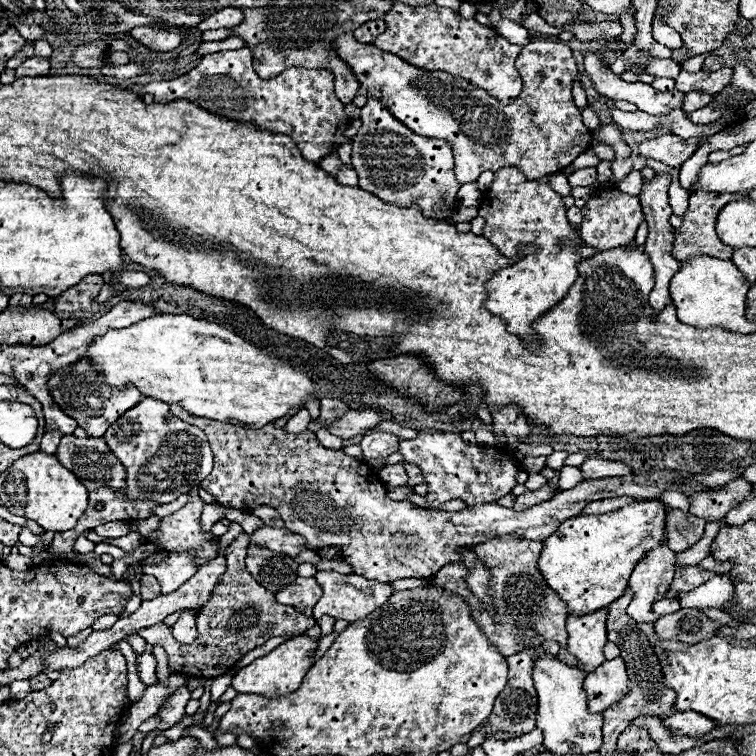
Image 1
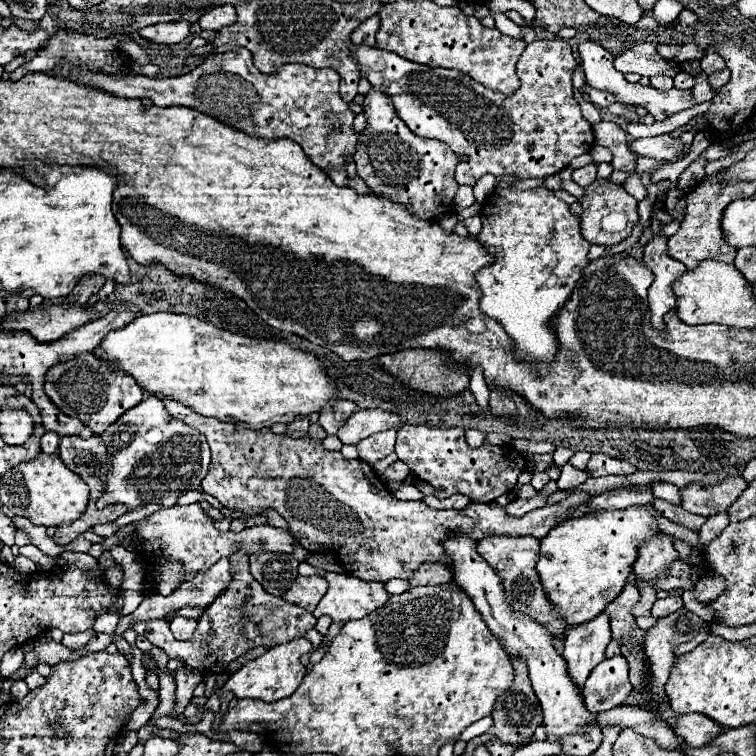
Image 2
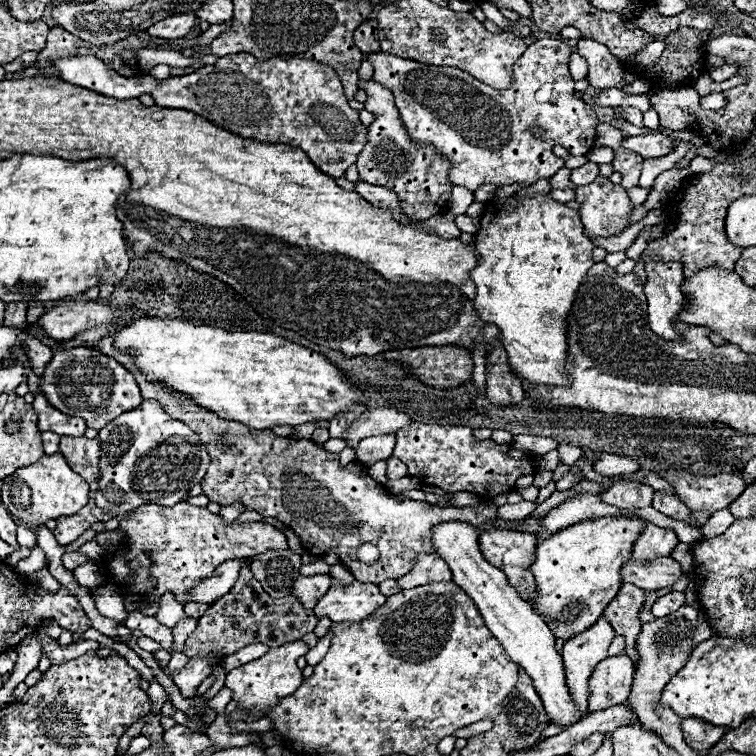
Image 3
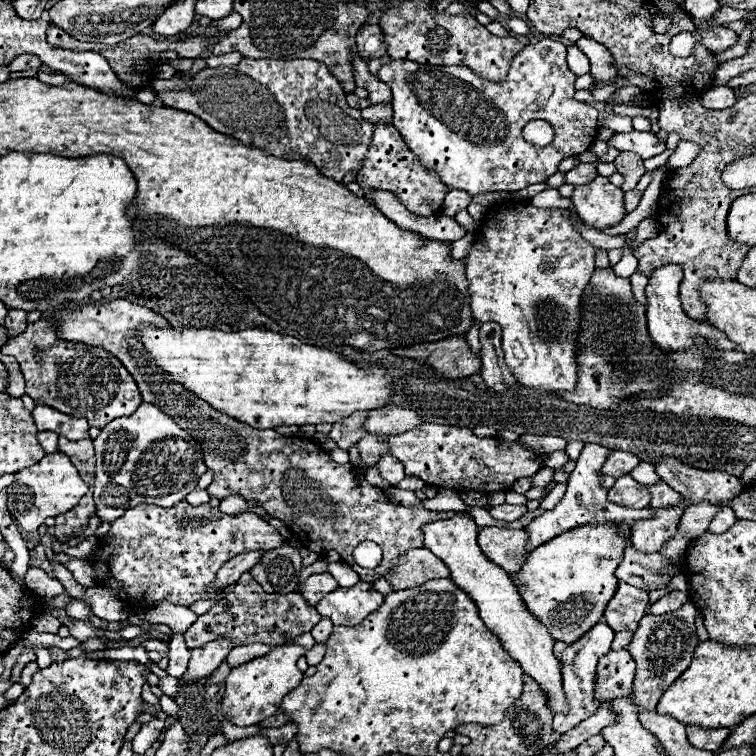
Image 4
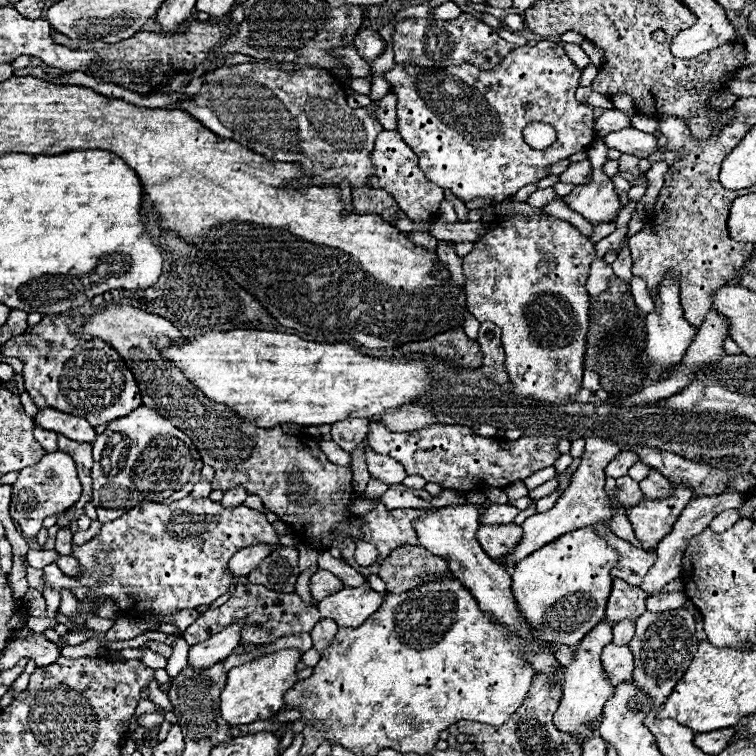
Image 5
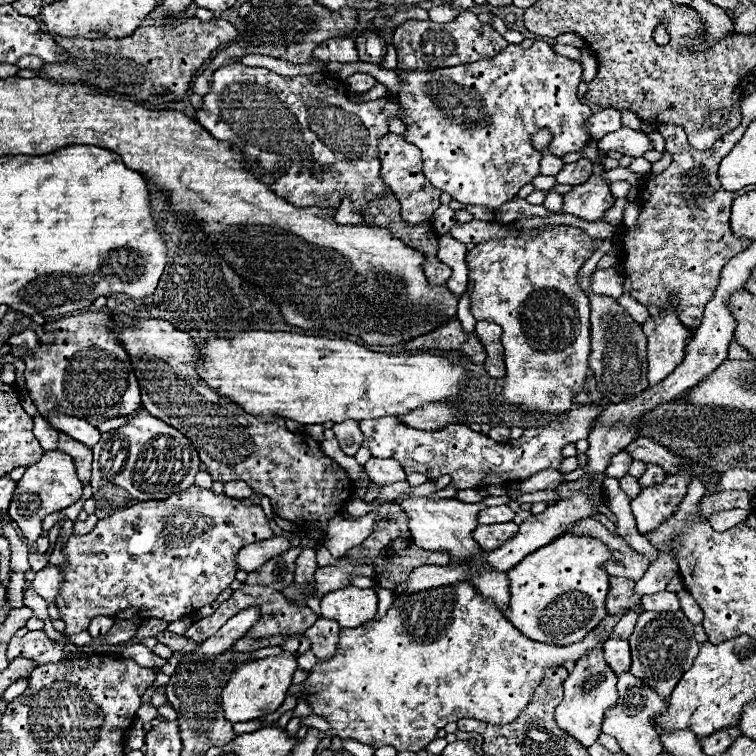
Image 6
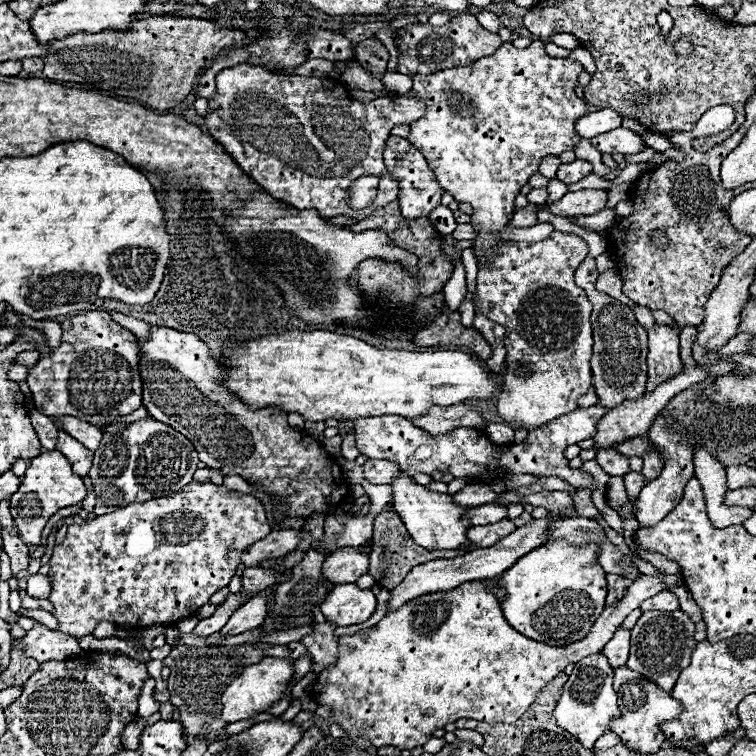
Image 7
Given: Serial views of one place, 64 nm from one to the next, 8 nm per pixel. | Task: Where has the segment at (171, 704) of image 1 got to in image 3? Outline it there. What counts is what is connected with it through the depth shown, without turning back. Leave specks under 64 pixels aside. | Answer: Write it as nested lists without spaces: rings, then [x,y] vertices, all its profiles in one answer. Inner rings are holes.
[[[192,658],[192,660],[186,664],[186,668],[178,670],[178,672],[170,672],[170,678],[172,678],[174,684],[180,688],[182,698],[190,698],[190,696],[196,692],[196,688],[200,686],[200,682],[202,682],[204,678],[208,678],[208,676],[214,672],[216,666],[218,666],[216,662]]]

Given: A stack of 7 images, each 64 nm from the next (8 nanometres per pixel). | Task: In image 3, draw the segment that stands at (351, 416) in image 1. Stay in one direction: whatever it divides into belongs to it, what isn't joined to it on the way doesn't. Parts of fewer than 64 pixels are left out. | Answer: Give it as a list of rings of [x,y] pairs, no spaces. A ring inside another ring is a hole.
[[[372,408],[364,410],[346,430],[343,439],[347,446],[356,448],[362,438],[378,436],[378,434],[390,434],[398,432],[402,426],[408,426],[412,420],[406,418],[406,414],[394,410],[394,408]]]

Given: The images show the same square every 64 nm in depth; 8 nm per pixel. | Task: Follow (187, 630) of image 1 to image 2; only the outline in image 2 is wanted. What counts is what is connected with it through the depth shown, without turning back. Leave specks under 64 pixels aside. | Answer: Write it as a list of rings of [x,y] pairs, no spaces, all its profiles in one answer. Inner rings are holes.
[[[176,616],[170,624],[172,624],[172,634],[174,634],[176,640],[192,640],[192,634],[196,630],[198,620],[184,618],[184,616]]]

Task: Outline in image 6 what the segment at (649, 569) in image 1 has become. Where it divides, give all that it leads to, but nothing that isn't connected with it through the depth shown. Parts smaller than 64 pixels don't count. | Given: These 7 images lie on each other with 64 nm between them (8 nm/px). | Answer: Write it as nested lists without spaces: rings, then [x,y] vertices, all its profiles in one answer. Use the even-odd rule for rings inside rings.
[[[686,470],[680,474],[668,474],[660,486],[642,490],[642,494],[630,502],[640,534],[654,532],[662,522],[678,512],[680,502],[688,492],[690,480],[692,476]]]

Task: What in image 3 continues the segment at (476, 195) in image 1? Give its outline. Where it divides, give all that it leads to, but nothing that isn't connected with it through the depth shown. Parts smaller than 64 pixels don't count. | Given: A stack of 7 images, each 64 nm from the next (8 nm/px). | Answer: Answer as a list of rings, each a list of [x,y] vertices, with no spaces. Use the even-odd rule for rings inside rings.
[[[454,186],[452,190],[452,196],[450,196],[450,210],[454,216],[460,216],[466,212],[466,208],[474,202],[474,196],[472,196],[472,190],[464,188],[464,186]]]

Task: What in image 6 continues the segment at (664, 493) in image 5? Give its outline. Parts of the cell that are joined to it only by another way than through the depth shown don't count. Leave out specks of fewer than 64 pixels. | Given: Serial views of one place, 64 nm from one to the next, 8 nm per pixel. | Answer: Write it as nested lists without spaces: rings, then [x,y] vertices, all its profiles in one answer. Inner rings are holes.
[[[648,464],[644,476],[642,476],[638,482],[640,482],[642,488],[650,488],[650,486],[658,486],[658,484],[662,484],[664,478],[666,478],[666,474],[664,474],[664,470],[660,470],[660,466],[652,466],[652,464]]]

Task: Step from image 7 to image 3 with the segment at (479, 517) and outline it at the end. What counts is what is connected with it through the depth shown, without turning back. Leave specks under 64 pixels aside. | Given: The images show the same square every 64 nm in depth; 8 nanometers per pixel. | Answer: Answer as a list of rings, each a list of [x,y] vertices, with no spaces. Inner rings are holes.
[[[520,500],[516,504],[504,504],[498,508],[498,516],[504,520],[522,520],[530,512],[534,512],[536,506],[538,506],[536,502],[528,502],[528,500]]]

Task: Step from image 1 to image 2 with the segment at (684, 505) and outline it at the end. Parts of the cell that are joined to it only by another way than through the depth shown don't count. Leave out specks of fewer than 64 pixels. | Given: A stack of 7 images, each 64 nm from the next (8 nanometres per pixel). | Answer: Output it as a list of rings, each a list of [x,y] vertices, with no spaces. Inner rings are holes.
[[[658,482],[654,486],[654,496],[656,498],[662,498],[666,502],[672,502],[672,504],[680,504],[682,502],[680,490],[674,484],[668,484],[668,482]]]

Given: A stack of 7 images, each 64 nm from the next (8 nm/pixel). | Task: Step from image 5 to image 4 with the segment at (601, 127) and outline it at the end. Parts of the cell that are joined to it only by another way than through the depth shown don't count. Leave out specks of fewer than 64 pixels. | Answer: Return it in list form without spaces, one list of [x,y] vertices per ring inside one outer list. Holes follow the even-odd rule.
[[[610,114],[604,124],[604,128],[610,128],[614,132],[632,132],[632,120],[628,116],[618,116],[618,114]]]

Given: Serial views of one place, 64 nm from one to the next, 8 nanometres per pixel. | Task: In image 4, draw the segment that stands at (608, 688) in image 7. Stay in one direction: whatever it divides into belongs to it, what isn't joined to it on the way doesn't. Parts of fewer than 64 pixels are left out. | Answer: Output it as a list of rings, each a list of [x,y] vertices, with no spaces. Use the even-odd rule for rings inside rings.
[[[598,622],[586,634],[582,634],[576,642],[568,644],[566,650],[562,652],[562,678],[564,678],[564,692],[566,692],[566,698],[568,698],[568,704],[570,704],[570,712],[554,716],[554,722],[552,722],[554,732],[560,732],[560,734],[568,732],[598,710],[600,704],[594,702],[596,664],[602,656],[608,654],[612,638],[614,638],[614,630],[606,622]]]

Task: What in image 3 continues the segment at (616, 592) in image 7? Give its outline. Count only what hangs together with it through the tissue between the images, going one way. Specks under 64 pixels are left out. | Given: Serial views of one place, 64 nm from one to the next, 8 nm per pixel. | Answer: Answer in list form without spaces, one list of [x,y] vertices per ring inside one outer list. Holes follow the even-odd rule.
[[[626,582],[622,584],[616,598],[604,610],[604,618],[608,618],[608,622],[612,624],[616,636],[626,638],[624,654],[630,656],[630,660],[634,662],[634,668],[638,666],[638,650],[636,650],[636,640],[640,634],[638,614],[640,614],[640,608],[644,606],[644,600],[646,600],[646,592]]]

